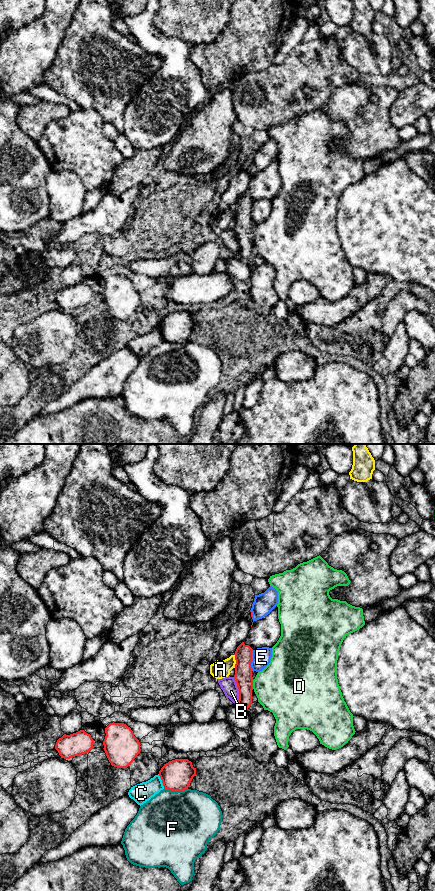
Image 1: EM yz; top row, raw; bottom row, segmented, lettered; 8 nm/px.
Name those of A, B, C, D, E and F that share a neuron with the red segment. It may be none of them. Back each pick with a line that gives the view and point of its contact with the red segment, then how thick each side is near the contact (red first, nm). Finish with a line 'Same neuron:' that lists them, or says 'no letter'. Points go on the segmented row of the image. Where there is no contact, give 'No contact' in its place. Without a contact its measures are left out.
Same neuron: no letter

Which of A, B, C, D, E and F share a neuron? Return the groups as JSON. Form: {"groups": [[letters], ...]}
{"groups": [["A"], ["B"], ["C"], ["D"], ["E"], ["F"]]}

